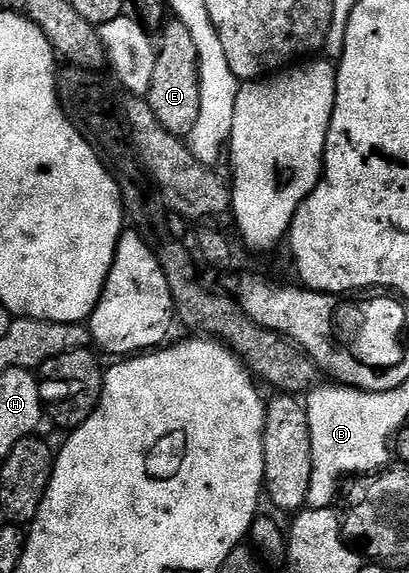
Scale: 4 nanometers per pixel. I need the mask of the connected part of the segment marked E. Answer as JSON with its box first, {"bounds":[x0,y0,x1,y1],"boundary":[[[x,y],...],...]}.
{"bounds":[148,21,200,139],"boundary":[[[170,21],[160,30],[162,43],[159,41],[156,46],[156,68],[148,75],[148,101],[152,112],[156,112],[156,120],[160,120],[160,124],[164,124],[164,128],[168,128],[168,132],[177,138],[185,139],[200,114],[198,53],[196,44],[192,44],[192,32],[188,32],[182,22]]]}

